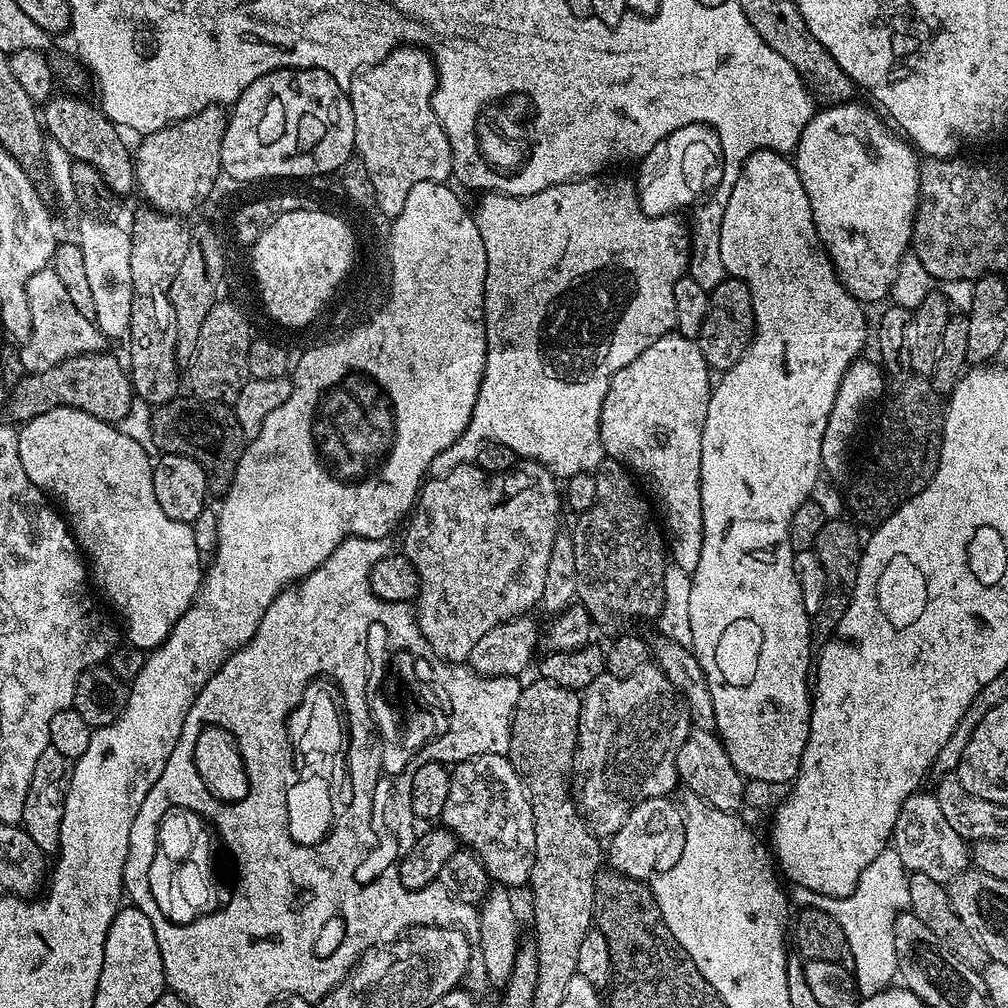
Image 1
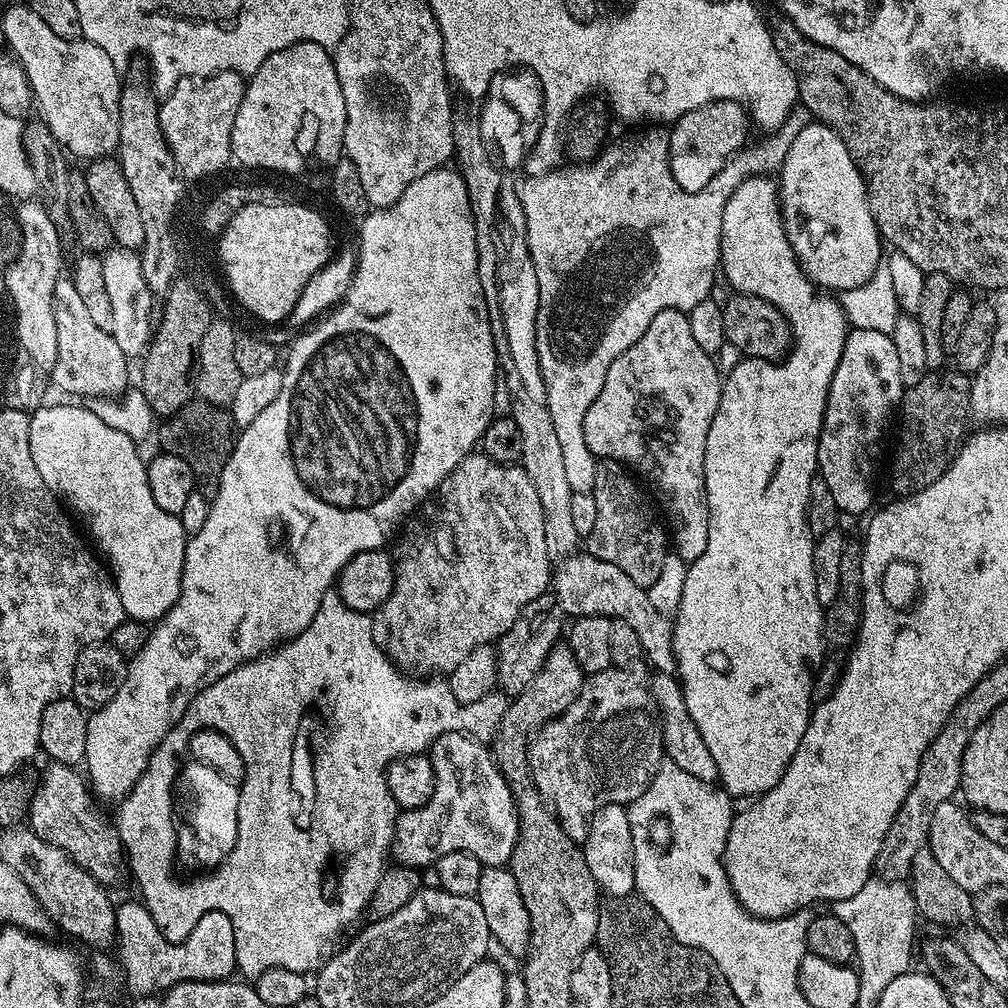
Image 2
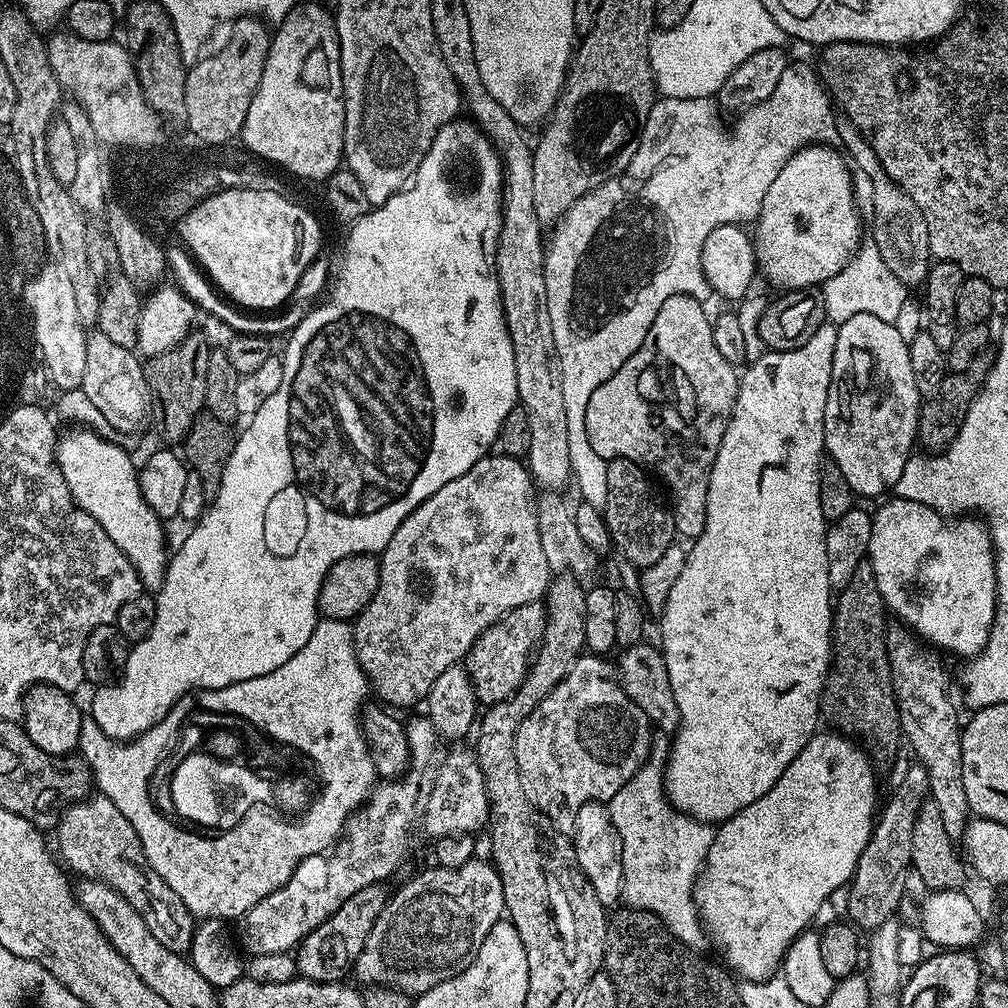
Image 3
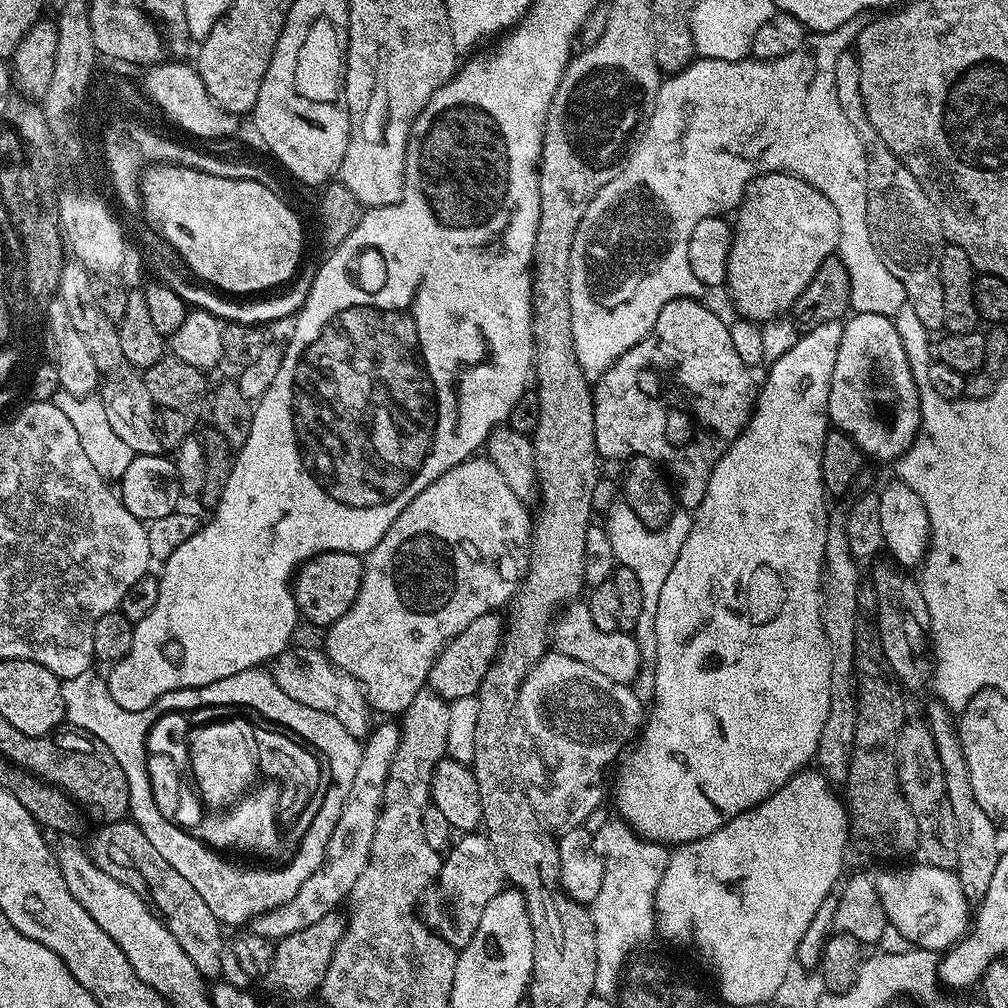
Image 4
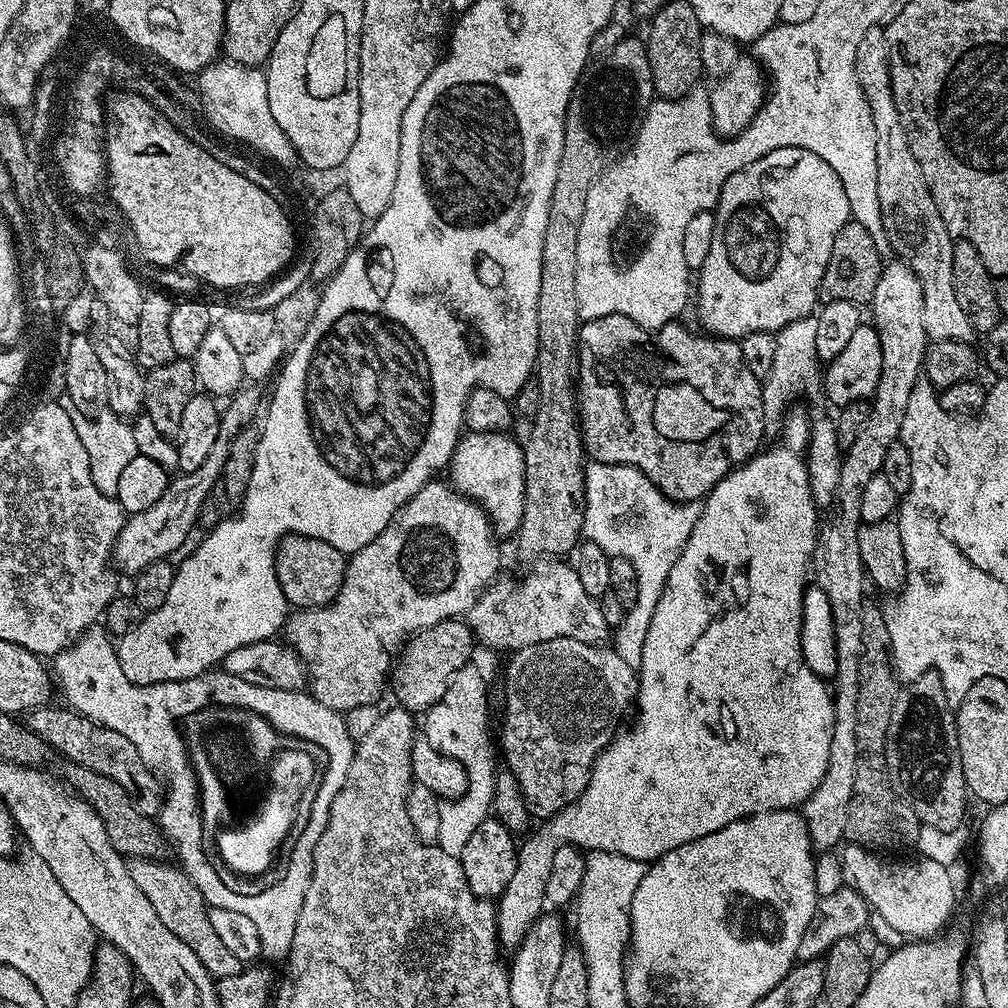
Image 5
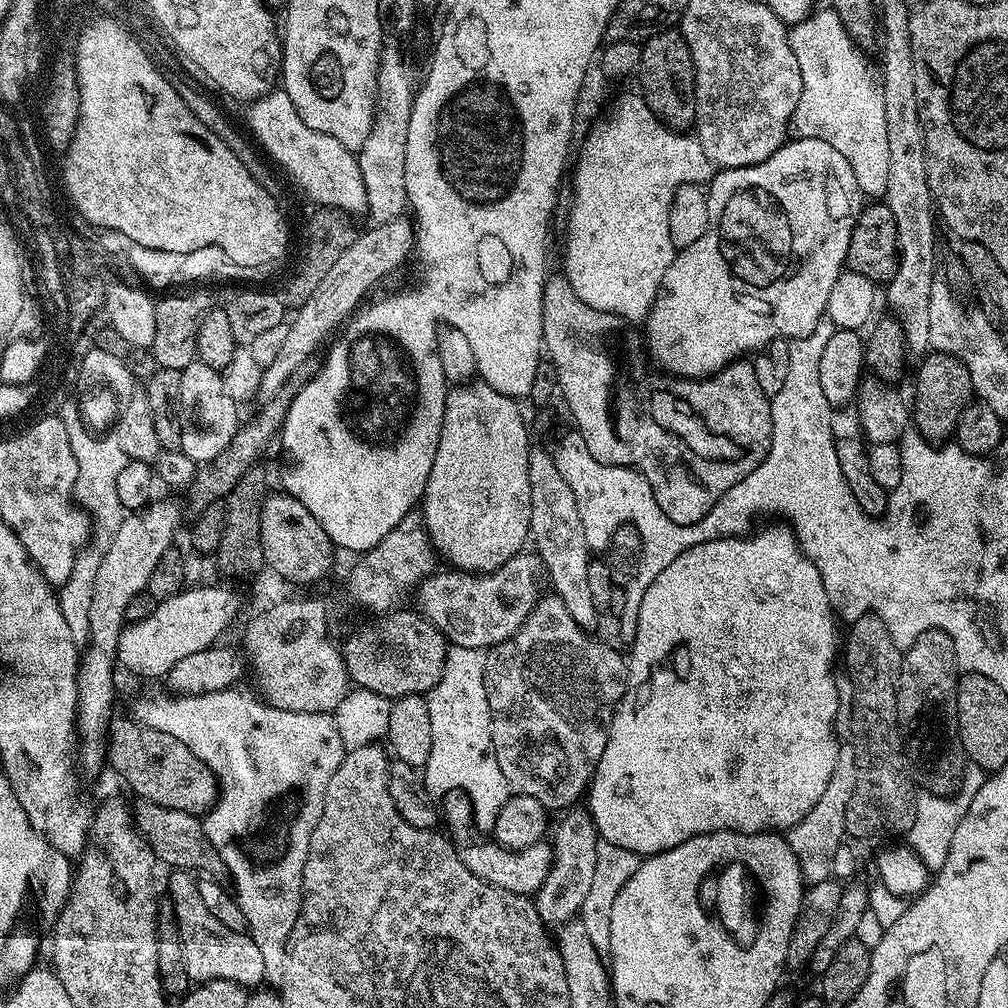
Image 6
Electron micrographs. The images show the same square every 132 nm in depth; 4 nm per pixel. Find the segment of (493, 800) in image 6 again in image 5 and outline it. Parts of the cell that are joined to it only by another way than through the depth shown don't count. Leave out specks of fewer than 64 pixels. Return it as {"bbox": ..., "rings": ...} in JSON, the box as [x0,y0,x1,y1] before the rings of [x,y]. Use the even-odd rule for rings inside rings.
{"bbox":[422,662,498,857],"rings":[[[469,662],[452,676],[452,681],[446,686],[446,694],[442,694],[440,701],[428,709],[423,720],[422,735],[430,742],[430,746],[434,746],[434,750],[460,765],[463,779],[468,782],[462,795],[445,799],[438,810],[436,844],[446,850],[446,854],[459,857],[470,834],[474,834],[474,830],[478,830],[478,826],[489,819],[498,771],[498,765],[492,761],[494,744],[488,741],[488,684],[483,674],[475,668],[475,663]]]}

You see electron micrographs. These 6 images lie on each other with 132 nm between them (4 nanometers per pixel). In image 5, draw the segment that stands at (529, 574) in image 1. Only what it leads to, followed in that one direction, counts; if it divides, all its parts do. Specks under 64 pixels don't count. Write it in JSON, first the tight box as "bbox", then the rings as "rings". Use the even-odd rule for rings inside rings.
{"bbox":[283,483,500,714],"rings":[[[436,483],[422,486],[396,511],[374,542],[347,557],[346,574],[335,600],[321,608],[301,608],[289,615],[283,635],[288,635],[287,643],[302,658],[307,691],[312,691],[321,709],[345,714],[355,707],[375,705],[384,688],[386,692],[394,661],[406,641],[438,622],[463,617],[480,593],[497,579],[500,548],[488,515],[447,483]]]}

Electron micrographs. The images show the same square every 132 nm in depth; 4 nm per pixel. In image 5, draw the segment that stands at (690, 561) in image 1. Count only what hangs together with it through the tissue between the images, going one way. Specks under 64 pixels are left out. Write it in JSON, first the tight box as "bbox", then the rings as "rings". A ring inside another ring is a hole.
{"bbox":[576,314,766,497],"rings":[[[622,314],[581,323],[576,343],[580,434],[584,438],[585,453],[593,461],[635,466],[651,473],[672,496],[692,497],[699,496],[700,492],[707,496],[728,472],[761,451],[766,431],[762,381],[750,374],[737,341],[699,335],[692,336],[684,322],[649,330]],[[672,454],[674,460],[686,458],[690,466],[672,464]]]}

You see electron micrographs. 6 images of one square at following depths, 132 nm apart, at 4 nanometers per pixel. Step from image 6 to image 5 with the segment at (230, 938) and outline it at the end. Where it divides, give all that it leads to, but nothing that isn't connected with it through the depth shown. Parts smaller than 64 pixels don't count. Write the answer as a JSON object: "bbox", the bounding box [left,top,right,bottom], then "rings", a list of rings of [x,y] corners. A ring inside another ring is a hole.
{"bbox":[128,859,242,978],"rings":[[[133,859],[128,864],[130,876],[138,885],[138,890],[150,898],[150,906],[154,906],[154,914],[162,918],[162,926],[170,930],[170,934],[178,934],[194,954],[198,954],[198,962],[206,966],[208,973],[214,978],[238,974],[242,967],[242,962],[230,954],[230,950],[218,938],[218,933],[214,931],[214,926],[210,926],[208,908],[204,903],[202,894],[198,886],[194,886],[192,879],[179,867],[164,864],[159,859]]]}

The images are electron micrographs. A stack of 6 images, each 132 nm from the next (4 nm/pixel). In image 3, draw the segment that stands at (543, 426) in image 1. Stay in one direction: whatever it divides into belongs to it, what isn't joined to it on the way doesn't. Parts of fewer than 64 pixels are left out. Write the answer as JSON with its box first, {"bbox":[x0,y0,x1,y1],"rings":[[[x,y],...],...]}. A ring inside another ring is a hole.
{"bbox":[544,63,838,509],"rings":[[[789,63],[785,73],[780,77],[778,84],[774,86],[774,92],[760,104],[751,108],[746,108],[735,118],[736,125],[733,126],[732,132],[724,132],[720,125],[720,116],[717,105],[707,96],[702,98],[674,98],[665,96],[657,99],[650,111],[648,117],[644,120],[644,126],[640,130],[638,143],[632,157],[628,159],[628,164],[619,176],[613,176],[605,184],[599,184],[593,192],[587,192],[584,196],[573,201],[572,205],[565,210],[563,216],[555,221],[552,237],[547,237],[546,247],[544,250],[544,277],[546,278],[546,310],[550,314],[550,330],[554,330],[554,350],[558,358],[560,367],[560,385],[562,386],[562,406],[566,410],[566,430],[568,431],[568,445],[570,446],[570,462],[572,463],[572,480],[574,488],[580,491],[579,499],[590,506],[603,509],[606,502],[606,466],[608,461],[603,460],[598,454],[594,454],[594,446],[590,446],[590,438],[586,434],[586,402],[590,402],[590,394],[606,382],[642,346],[646,338],[648,328],[652,325],[653,312],[660,309],[660,304],[666,302],[674,294],[686,294],[694,299],[704,302],[707,301],[708,295],[713,295],[713,285],[709,284],[708,279],[704,277],[702,270],[702,245],[705,244],[706,238],[710,235],[710,230],[714,230],[723,224],[739,224],[741,226],[755,221],[760,215],[762,198],[766,198],[766,190],[770,190],[770,182],[778,178],[778,170],[786,166],[786,162],[800,148],[805,148],[807,144],[828,144],[837,139],[836,125],[838,116],[832,113],[833,105],[830,103],[830,96],[822,87],[821,77],[817,69],[808,64]]]}

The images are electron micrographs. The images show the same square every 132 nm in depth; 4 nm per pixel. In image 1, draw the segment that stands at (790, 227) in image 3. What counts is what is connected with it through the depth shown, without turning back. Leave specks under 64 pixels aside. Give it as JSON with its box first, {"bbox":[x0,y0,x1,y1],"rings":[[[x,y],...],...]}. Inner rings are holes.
{"bbox":[794,102,920,305],"rings":[[[845,102],[843,104],[824,106],[821,107],[821,112],[819,109],[813,114],[806,126],[806,130],[802,130],[802,138],[797,142],[794,149],[794,163],[798,170],[798,178],[802,178],[802,186],[806,190],[806,198],[810,200],[810,210],[814,218],[816,235],[819,236],[821,244],[828,252],[828,258],[832,262],[832,267],[836,270],[836,277],[844,283],[844,289],[853,298],[868,305],[874,303],[875,300],[882,299],[883,296],[887,297],[891,293],[892,283],[898,274],[898,266],[902,262],[904,255],[909,251],[912,242],[912,223],[916,221],[916,206],[920,203],[920,164],[913,147],[909,143],[901,139],[883,119],[880,121],[870,109],[863,108],[862,105],[856,103]]]}

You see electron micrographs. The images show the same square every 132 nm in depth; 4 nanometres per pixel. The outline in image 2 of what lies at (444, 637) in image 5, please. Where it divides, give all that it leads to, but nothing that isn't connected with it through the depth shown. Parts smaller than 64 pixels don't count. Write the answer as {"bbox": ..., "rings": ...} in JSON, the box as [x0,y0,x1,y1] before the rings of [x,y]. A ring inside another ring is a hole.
{"bbox":[495,594,566,698],"rings":[[[545,594],[534,598],[534,602],[530,602],[522,610],[522,614],[518,614],[518,618],[514,622],[514,626],[510,626],[510,630],[506,630],[506,634],[501,636],[495,645],[496,650],[496,682],[499,691],[508,698],[516,697],[522,690],[526,690],[526,686],[530,686],[530,682],[534,678],[534,674],[538,674],[538,670],[546,662],[546,658],[550,654],[550,650],[565,635],[566,632],[566,615],[561,610],[558,601],[552,594]]]}

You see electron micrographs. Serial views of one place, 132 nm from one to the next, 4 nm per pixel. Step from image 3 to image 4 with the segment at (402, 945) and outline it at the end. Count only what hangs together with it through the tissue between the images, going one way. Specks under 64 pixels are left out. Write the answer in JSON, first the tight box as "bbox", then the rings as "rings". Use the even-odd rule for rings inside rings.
{"bbox":[419,835,505,950],"rings":[[[461,835],[443,857],[435,885],[419,901],[419,915],[447,944],[457,950],[465,948],[472,941],[474,930],[478,930],[478,922],[482,919],[490,898],[494,898],[494,894],[498,894],[505,884],[504,872],[500,869],[487,835]]]}

